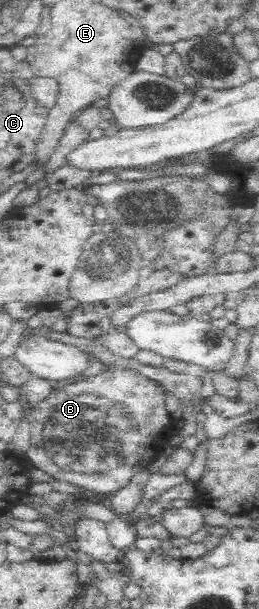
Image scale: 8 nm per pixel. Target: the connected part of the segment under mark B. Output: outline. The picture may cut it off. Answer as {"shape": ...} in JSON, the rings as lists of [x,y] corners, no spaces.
{"shape":[[[105,366],[109,369],[107,372],[66,385],[30,407],[31,446],[26,455],[34,467],[46,475],[108,497],[123,489],[135,475],[148,470],[153,461],[163,457],[177,439],[178,421],[167,411],[166,389],[161,384],[132,370]]]}

